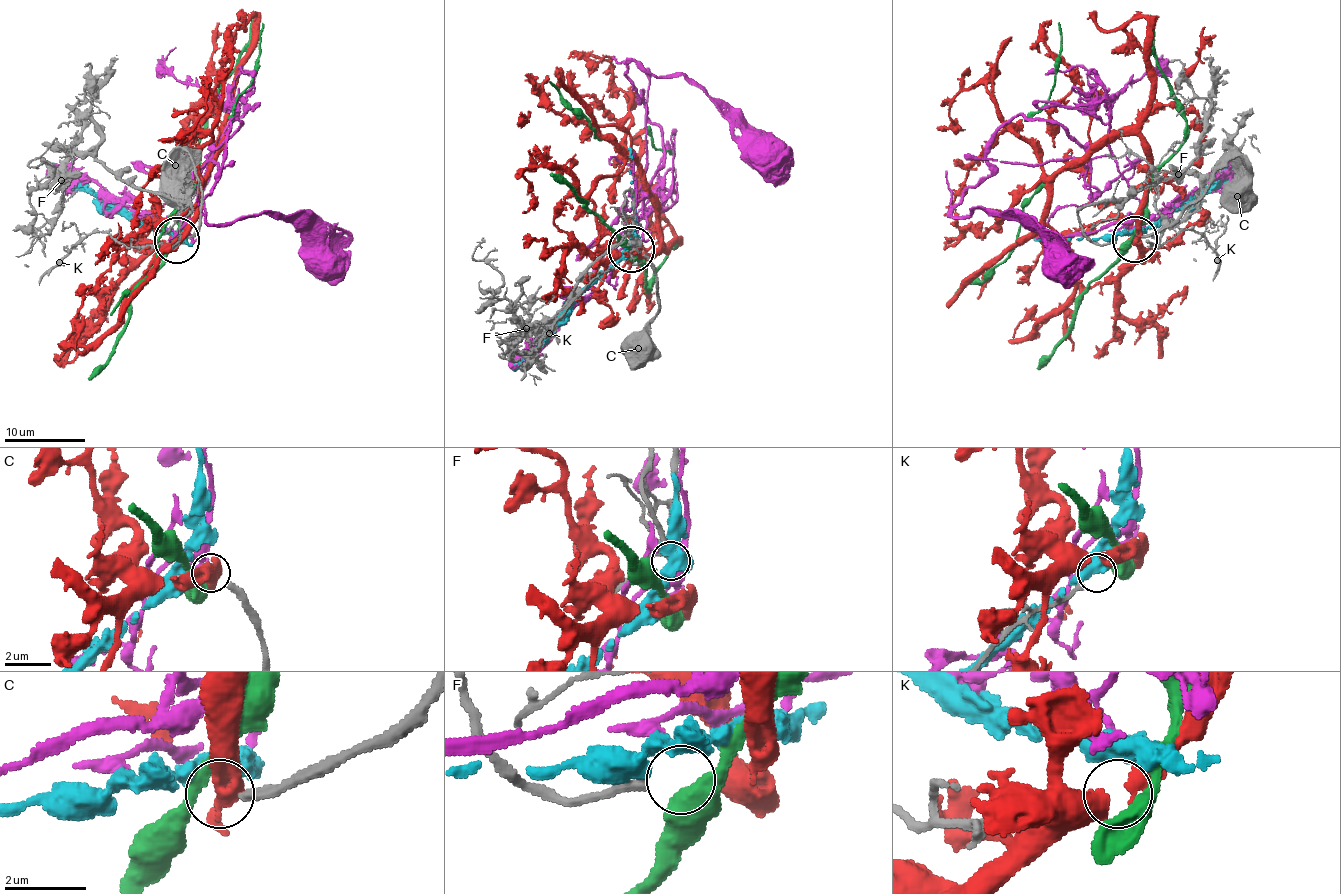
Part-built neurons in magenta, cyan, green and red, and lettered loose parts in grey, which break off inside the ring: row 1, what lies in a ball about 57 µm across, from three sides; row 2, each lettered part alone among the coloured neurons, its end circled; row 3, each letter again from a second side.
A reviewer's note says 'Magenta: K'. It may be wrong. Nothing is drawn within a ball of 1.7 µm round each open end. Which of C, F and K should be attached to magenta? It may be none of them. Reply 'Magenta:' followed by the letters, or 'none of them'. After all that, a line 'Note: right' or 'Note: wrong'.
Magenta: none of them
Note: wrong

